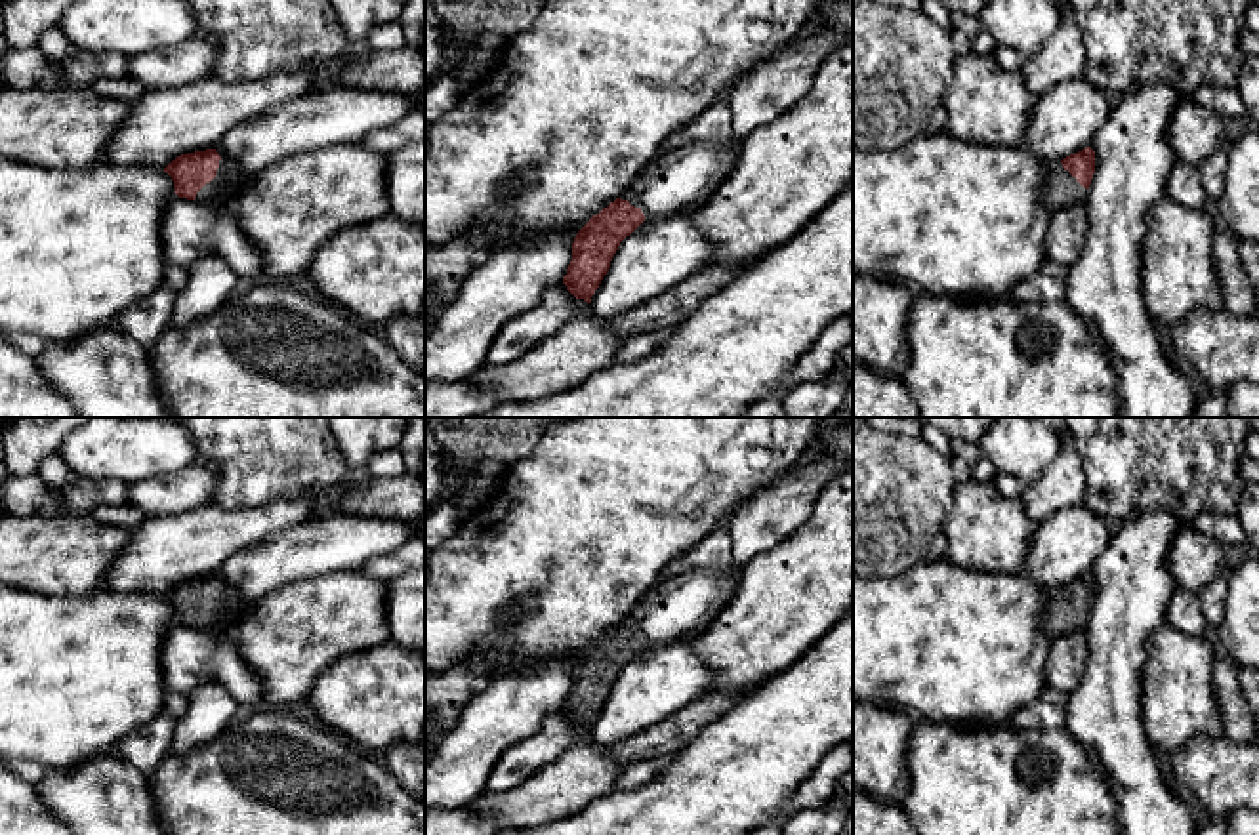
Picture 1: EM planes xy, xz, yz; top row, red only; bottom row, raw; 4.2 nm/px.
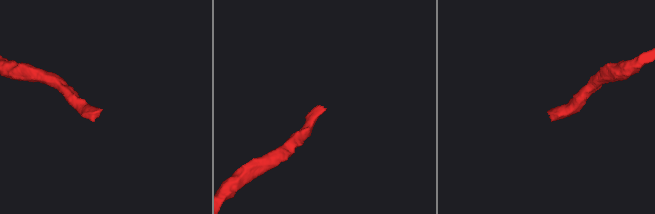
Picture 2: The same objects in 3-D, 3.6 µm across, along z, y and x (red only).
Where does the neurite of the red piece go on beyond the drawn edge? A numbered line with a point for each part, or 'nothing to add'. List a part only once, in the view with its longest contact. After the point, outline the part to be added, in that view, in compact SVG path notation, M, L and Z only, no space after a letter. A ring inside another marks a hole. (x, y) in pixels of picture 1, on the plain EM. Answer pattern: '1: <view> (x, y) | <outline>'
1: yz (1059, 616) | M1061 587L1043 589L1043 614L1042 627L1055 639L1078 629L1085 629L1087 616L1082 614L1068 597L1063 595Z

